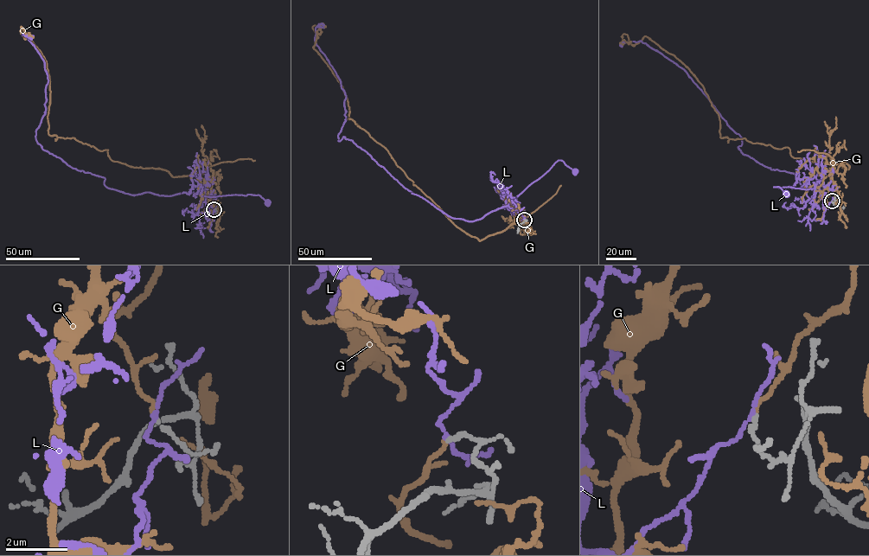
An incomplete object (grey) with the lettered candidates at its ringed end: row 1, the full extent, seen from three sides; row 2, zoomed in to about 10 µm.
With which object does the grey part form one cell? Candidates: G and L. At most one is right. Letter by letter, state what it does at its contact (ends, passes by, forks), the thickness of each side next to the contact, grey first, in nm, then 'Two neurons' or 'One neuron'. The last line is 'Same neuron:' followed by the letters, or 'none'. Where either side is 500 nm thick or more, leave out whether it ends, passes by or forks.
G: It ends there. Thickness 130 nm (grey) against 110 nm. One neuron
L: It passes by. Thickness 130 nm (grey) against 110 nm. Two neurons
Same neuron: G

